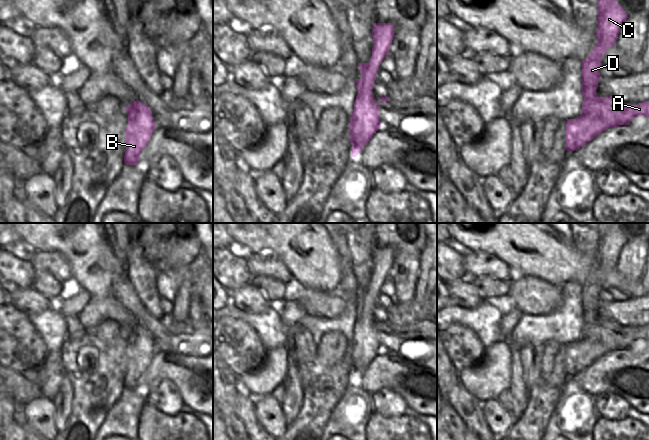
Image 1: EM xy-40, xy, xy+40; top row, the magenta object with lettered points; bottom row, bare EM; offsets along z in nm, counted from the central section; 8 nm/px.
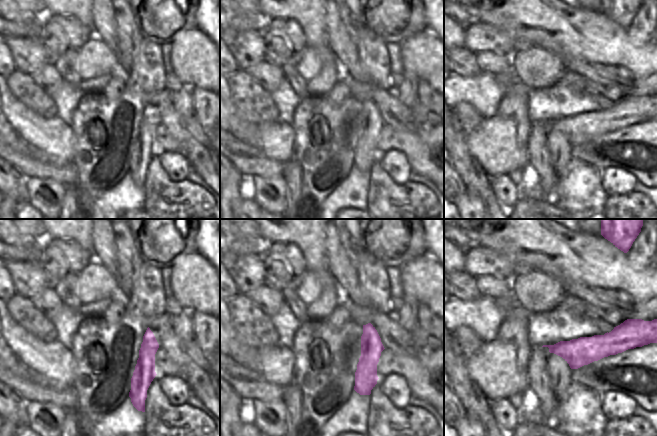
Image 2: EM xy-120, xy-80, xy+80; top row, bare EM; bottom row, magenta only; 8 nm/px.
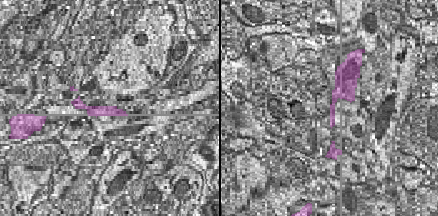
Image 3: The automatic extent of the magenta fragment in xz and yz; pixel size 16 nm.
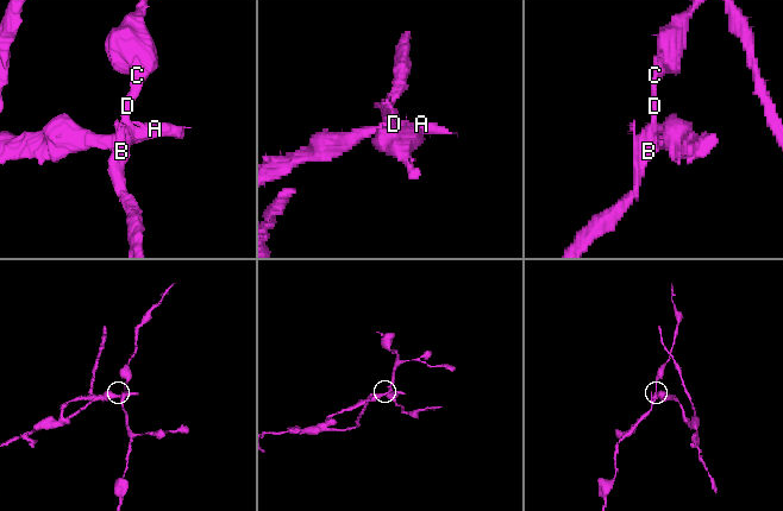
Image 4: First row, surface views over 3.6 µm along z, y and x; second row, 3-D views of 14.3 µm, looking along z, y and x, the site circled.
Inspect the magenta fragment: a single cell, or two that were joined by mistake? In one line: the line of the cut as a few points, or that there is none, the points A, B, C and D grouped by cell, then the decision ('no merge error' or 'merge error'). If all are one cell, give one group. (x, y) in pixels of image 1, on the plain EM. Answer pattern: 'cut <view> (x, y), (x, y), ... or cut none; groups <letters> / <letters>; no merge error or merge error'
cut xy+40 (600, 321), (596, 326), (598, 336), (582, 339); groups A / B C D; merge error

